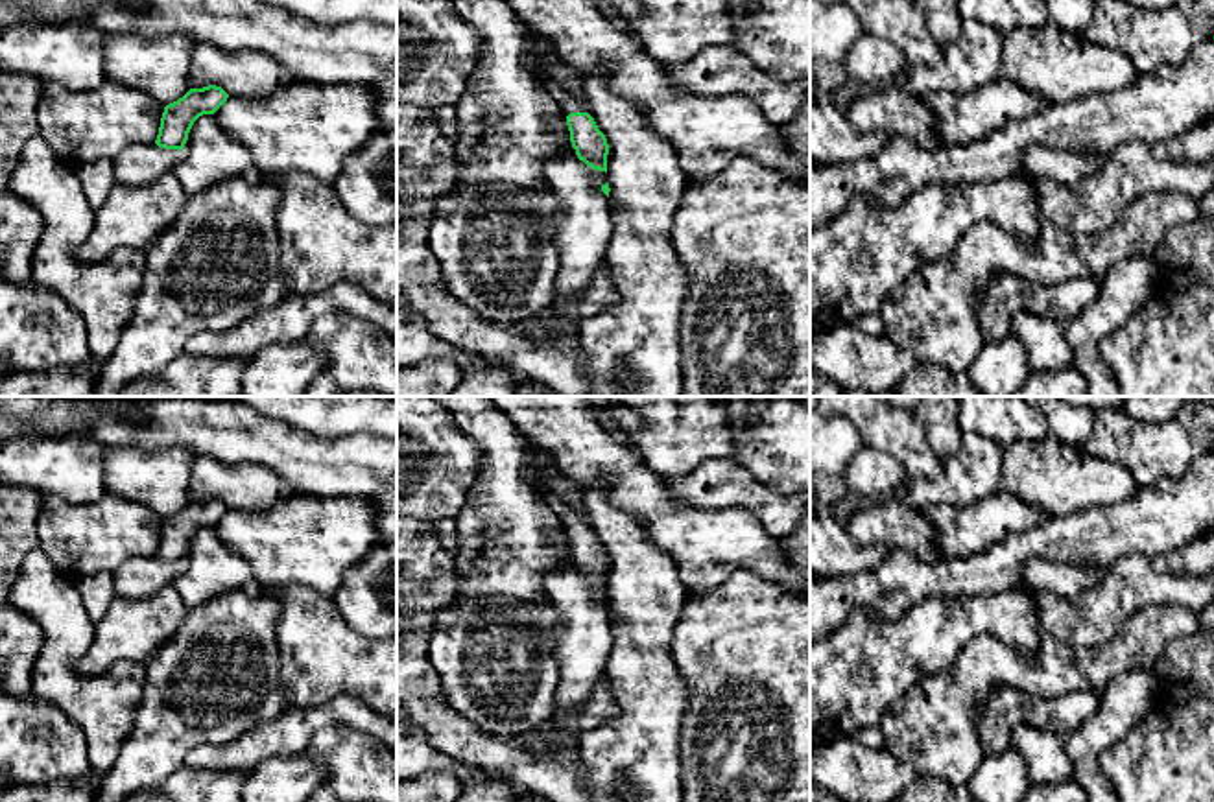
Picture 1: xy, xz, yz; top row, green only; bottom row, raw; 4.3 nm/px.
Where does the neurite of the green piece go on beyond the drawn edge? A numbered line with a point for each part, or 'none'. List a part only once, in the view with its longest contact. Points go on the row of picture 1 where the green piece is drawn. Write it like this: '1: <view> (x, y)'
1: xz (569, 104)

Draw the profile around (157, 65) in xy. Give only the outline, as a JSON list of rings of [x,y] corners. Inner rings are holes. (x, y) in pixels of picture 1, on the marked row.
[[[103,33],[103,74],[118,85],[151,94],[166,107],[190,90],[192,50],[194,41],[183,33]]]

